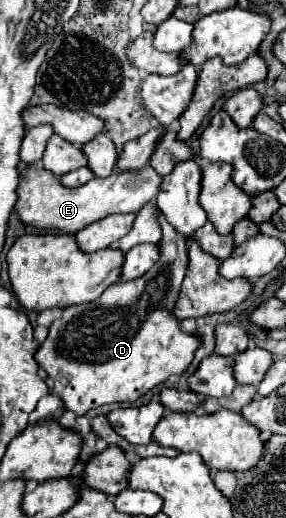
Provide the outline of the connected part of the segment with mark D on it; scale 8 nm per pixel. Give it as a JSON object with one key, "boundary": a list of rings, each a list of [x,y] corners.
{"boundary":[[[157,211],[157,221],[161,225],[163,237],[159,241],[159,261],[153,265],[153,269],[135,281],[123,281],[119,285],[107,287],[103,295],[91,303],[65,307],[63,315],[49,327],[49,335],[35,355],[37,363],[41,369],[45,369],[53,383],[51,391],[61,399],[63,407],[75,415],[83,415],[89,409],[105,403],[133,403],[155,385],[185,373],[195,349],[201,345],[199,337],[183,333],[177,319],[171,317],[171,309],[177,301],[187,271],[187,237],[167,223],[161,211]]]}

